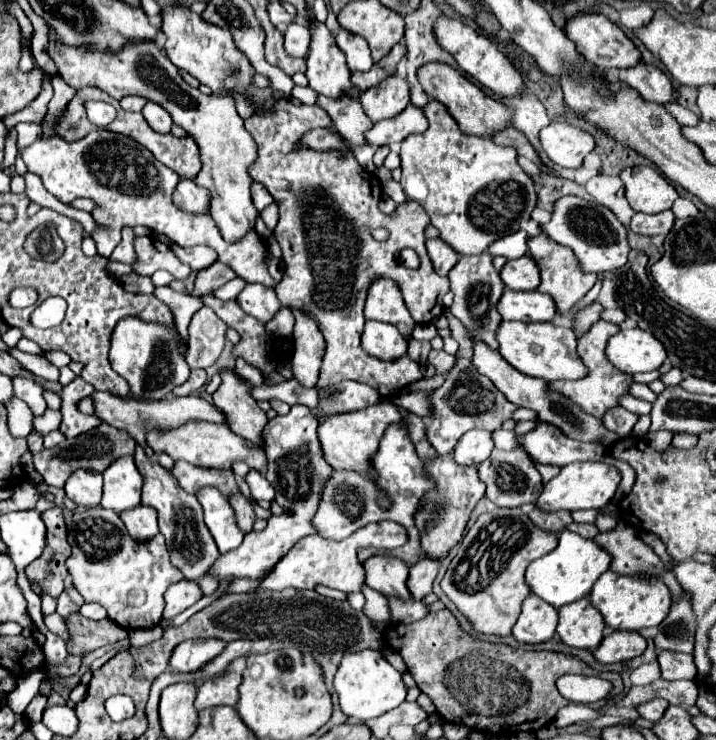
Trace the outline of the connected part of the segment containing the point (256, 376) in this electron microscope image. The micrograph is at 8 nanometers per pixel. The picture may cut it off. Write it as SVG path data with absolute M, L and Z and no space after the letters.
M237 360L237 364L235 364L235 372L237 372L237 376L239 378L243 378L245 382L249 382L251 386L259 386L259 384L263 384L263 376L261 376L261 372L257 370L257 368L253 368L251 364L247 364L245 360Z

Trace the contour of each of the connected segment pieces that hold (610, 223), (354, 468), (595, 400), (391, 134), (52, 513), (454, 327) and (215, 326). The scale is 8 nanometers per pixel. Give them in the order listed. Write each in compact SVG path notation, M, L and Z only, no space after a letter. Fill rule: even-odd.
M565 196L557 200L551 222L543 226L543 232L549 234L555 242L571 248L585 272L609 272L621 268L627 262L629 244L625 240L625 228L609 208L603 208L597 202L589 202L577 196Z
M383 402L359 412L327 418L323 424L319 424L319 440L325 452L325 460L335 470L357 472L369 480L377 480L377 472L373 468L373 454L377 452L379 442L389 424L401 424L401 414L397 412L395 404L383 404Z
M597 320L587 334L583 334L579 340L581 340L581 346L579 346L579 356L581 360L585 362L585 366L589 368L589 376L583 378L583 380L575 380L575 382L553 382L549 384L553 390L565 394L569 400L573 400L575 404L579 404L585 412L593 414L595 418L603 418L603 414L613 408L613 406L619 406L619 396L625 394L633 382L633 378L621 370L617 370L609 360L607 360L607 354L605 354L605 346L607 346L607 340L617 334L619 326L617 324L611 324L611 322L605 322L605 320Z
M409 104L401 114L389 120L377 122L371 130L365 132L365 140L371 146L389 146L393 142L405 140L409 134L425 132L427 130L427 118L421 108Z
M53 506L41 514L47 526L47 546L45 552L25 568L25 574L31 582L37 582L43 588L43 594L57 598L63 592L63 578L67 576L65 560L71 554L67 542L67 530L59 506Z
M445 312L449 320L449 330L453 338L463 338L459 342L459 350L455 354L455 366L453 372L447 376L447 380L433 392L429 394L429 404L431 404L431 420L425 428L425 436L429 444L437 450L437 454L449 454L457 440L471 428L483 428L483 430L497 430L505 420L511 418L515 412L515 404L503 398L503 394L495 388L495 384L485 378L483 374L477 372L477 368L471 364L473 356L473 340L469 338L469 332L457 322L453 316Z
M207 306L193 314L189 326L191 356L187 354L187 364L191 368L209 368L219 358L225 346L227 326L221 318Z

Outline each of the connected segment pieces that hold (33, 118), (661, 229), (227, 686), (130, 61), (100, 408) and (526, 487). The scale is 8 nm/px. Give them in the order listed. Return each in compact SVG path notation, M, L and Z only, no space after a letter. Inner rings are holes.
M47 78L45 84L43 84L41 94L39 94L27 108L19 110L17 114L11 114L11 116L3 118L3 124L7 126L7 130L11 130L13 126L17 126L19 122L37 122L37 124L41 124L43 118L45 118L45 114L47 114L47 104L49 104L51 96L53 96L51 78Z
M665 210L665 212L659 212L659 214L641 214L637 212L633 218L631 218L631 230L637 232L637 234L643 234L643 236L655 236L655 234L663 234L667 236L669 230L673 228L673 212L671 210Z
M231 668L221 676L207 678L199 686L195 708L203 710L213 706L235 706L239 700L239 692L237 692L239 684L241 684L241 674L237 674Z
M53 42L49 44L49 54L55 60L63 80L77 90L83 86L95 86L107 92L115 100L121 100L123 96L129 94L137 94L163 106L171 114L173 122L181 126L199 146L203 168L193 178L193 182L209 190L211 206L213 206L211 216L217 222L221 236L227 242L235 242L255 226L255 218L259 216L259 212L251 200L249 188L253 180L247 174L247 168L257 158L257 146L251 134L245 130L243 120L235 110L233 98L215 96L215 94L207 96L201 90L191 88L181 78L177 66L169 62L169 58L155 42L125 46L125 50L121 50L115 56L109 52L89 52L85 48Z
M93 392L91 398L95 400L95 416L99 416L103 422L127 430L135 442L139 446L145 448L145 454L151 458L151 450L145 442L145 434L149 430L171 430L177 428L189 420L207 420L207 422L217 422L217 424L225 424L223 414L211 406L207 400L199 398L199 396L183 396L183 398L165 398L161 402L135 402L135 400L121 400L109 392Z
M495 448L493 454L485 462L479 464L479 478L487 486L487 498L491 502L495 502L497 506L507 506L507 508L515 508L515 506L521 506L527 502L535 502L543 490L541 474L537 472L537 468L533 466L533 460L529 458L529 454L523 448L517 448L511 452ZM505 464L509 464L513 468L503 468Z

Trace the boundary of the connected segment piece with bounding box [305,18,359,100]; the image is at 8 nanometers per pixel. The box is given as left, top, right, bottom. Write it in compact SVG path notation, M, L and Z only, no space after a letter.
M311 18L311 50L307 56L305 76L309 86L321 96L333 100L341 96L359 96L359 90L349 80L351 72L345 64L345 54L335 44L335 36L315 18Z

